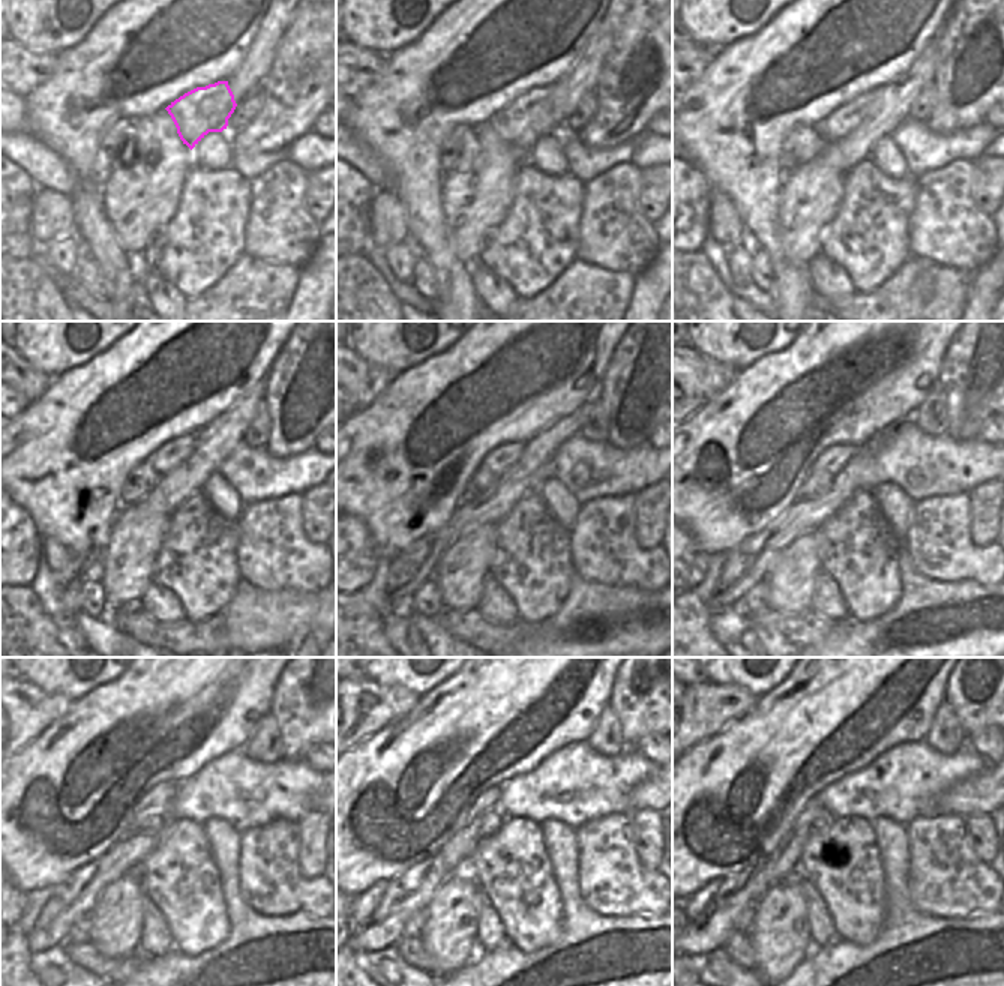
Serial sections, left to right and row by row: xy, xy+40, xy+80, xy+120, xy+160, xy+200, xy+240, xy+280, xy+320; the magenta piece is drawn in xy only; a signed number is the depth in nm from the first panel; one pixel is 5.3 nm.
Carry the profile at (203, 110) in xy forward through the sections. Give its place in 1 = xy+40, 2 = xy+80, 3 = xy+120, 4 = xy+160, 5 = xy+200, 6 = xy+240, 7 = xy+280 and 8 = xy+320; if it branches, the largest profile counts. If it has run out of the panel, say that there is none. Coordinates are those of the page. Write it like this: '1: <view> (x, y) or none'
1: xy+40 (530, 116)
2: xy+80 (842, 120)
3: xy+120 (167, 458)
4: xy+160 (500, 458)
5: xy+200 (833, 458)
6: xy+240 (159, 797)
7: xy+280 (488, 800)
8: xy+320 (814, 805)

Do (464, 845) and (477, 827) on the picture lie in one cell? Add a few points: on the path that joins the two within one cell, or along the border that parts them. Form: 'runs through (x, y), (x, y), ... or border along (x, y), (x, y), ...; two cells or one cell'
border along (461, 829), (464, 836), (479, 838); two cells

